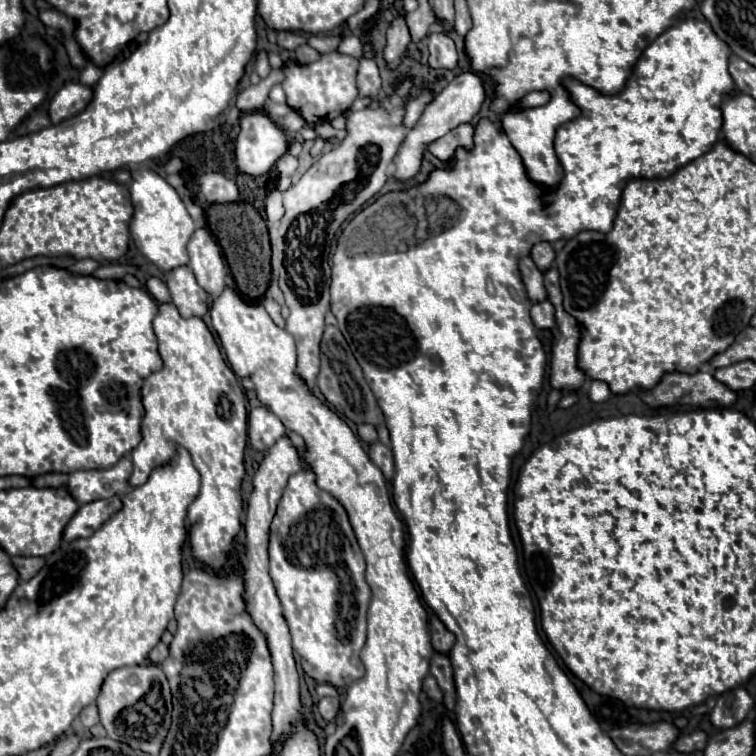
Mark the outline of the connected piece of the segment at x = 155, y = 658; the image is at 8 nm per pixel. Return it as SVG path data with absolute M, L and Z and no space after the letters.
M158 642L158 644L150 650L148 660L150 660L152 664L160 664L160 662L164 662L164 660L166 660L166 656L168 656L168 646L166 646L166 644L162 644L162 642Z

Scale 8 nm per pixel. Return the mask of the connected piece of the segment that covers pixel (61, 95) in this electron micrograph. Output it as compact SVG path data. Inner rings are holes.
M66 84L54 96L54 102L50 100L48 116L50 116L52 124L58 124L60 120L66 120L66 118L82 112L90 100L92 100L92 88L88 88L84 84Z

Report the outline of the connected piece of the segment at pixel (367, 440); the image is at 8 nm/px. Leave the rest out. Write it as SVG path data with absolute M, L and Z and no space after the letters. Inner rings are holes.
M362 424L362 426L358 426L358 436L360 436L360 440L362 440L364 444L374 444L374 442L378 442L376 428L370 426L370 424Z

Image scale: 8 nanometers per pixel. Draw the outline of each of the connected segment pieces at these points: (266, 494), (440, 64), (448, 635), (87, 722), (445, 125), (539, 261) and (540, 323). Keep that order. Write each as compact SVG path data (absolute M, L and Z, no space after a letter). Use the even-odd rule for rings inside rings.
M284 434L264 456L260 462L256 474L254 474L254 492L248 502L248 518L244 526L246 534L246 558L244 558L244 578L246 578L246 604L248 612L252 614L252 620L256 626L266 634L270 654L272 654L272 664L274 664L274 680L276 680L276 698L274 698L274 710L272 710L272 746L276 746L292 728L294 720L298 718L300 712L300 690L298 690L298 672L292 656L292 646L290 646L290 632L286 626L286 620L282 616L282 606L278 600L278 594L274 590L272 578L268 574L268 532L270 532L270 522L272 516L276 514L276 504L282 496L282 490L292 474L296 474L302 468L302 458L298 450L294 448L292 440L288 434Z
M432 32L428 36L428 50L428 64L432 68L454 68L458 62L454 40L446 32Z
M432 616L430 620L430 636L432 636L432 646L436 652L448 652L454 644L454 634L442 624L438 616Z
M96 704L86 706L86 708L82 710L82 714L80 714L80 720L82 720L82 724L84 724L86 728L92 728L94 724L98 724L98 708L96 708Z
M462 72L462 74L458 74L458 76L436 96L436 100L424 110L424 114L422 114L422 118L418 120L418 124L406 134L406 140L404 140L404 144L402 144L402 148L400 148L398 156L396 156L396 162L394 162L394 166L392 166L392 176L394 176L396 180L414 178L414 176L418 174L418 170L420 170L422 154L424 154L426 146L428 146L432 140L436 140L436 138L448 134L448 132L450 132L452 128L456 128L458 124L470 122L470 120L478 114L478 110L480 110L480 106L482 106L484 100L486 100L484 80L482 80L476 72Z
M540 242L540 244L536 244L536 246L532 248L530 256L532 256L534 264L536 264L542 272L546 272L546 268L552 268L556 254L554 254L554 248L552 248L548 242Z
M548 300L534 304L532 310L530 310L530 316L532 316L532 322L534 322L536 328L548 330L548 328L554 326L554 306Z

